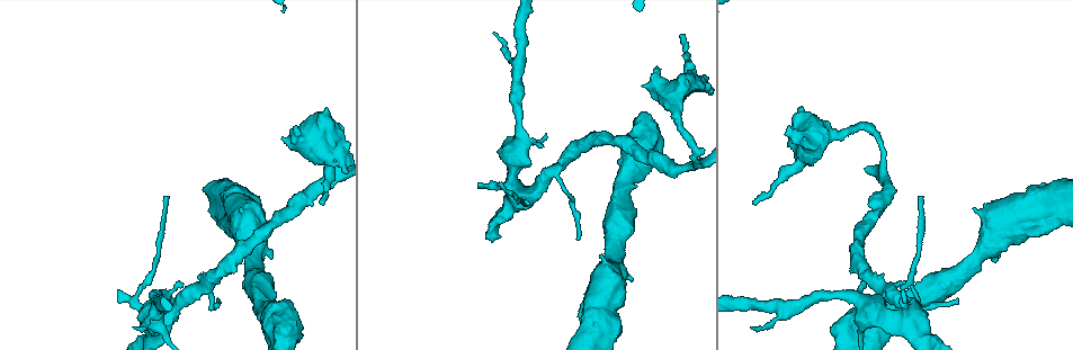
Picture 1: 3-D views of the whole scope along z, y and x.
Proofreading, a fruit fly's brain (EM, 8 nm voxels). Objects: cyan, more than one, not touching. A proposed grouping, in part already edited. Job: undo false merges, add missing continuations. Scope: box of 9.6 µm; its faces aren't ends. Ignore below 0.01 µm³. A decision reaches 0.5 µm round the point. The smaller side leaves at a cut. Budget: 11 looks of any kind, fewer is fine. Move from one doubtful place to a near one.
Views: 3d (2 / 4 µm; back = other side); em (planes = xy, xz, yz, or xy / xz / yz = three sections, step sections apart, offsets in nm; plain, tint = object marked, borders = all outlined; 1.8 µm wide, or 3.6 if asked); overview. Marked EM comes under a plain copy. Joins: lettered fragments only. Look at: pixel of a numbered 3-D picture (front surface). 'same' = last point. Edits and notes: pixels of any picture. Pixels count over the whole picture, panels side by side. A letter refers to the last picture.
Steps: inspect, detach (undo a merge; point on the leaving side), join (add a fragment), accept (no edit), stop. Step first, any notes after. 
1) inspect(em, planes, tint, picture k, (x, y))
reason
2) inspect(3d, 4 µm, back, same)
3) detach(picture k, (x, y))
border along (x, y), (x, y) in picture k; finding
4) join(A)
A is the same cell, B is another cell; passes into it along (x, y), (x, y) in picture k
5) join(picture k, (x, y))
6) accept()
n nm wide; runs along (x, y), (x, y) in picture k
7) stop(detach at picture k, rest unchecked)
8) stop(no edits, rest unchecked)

inspect(em, planes, borders, picture 1, (656, 68))
branch stops here

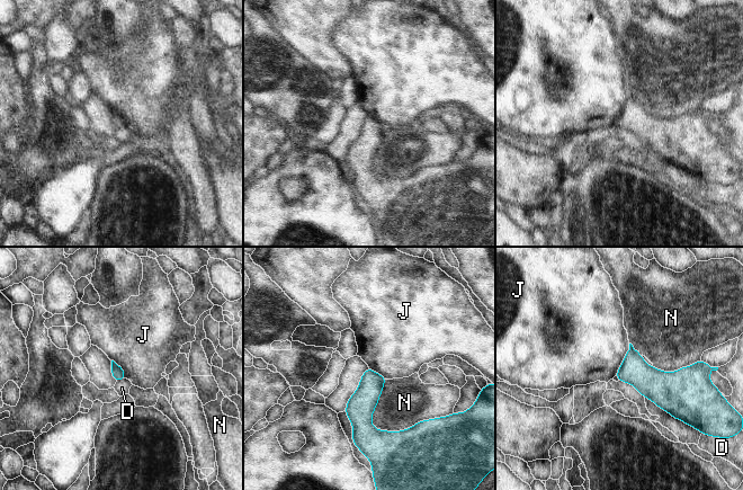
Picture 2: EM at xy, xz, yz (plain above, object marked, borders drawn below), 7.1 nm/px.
accept()
N touches over 460 nm; D, J and N are other cells; no lettered fragment goes on from it

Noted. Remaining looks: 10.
inspect(3d, 2 µm, picture 1, (323, 204))
thin end

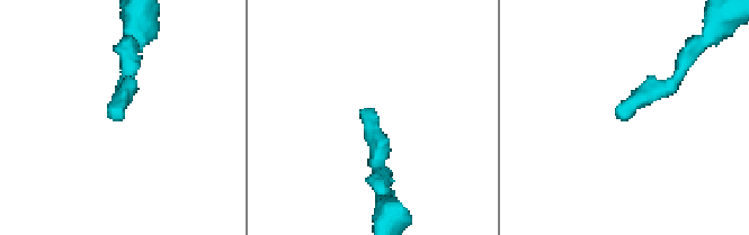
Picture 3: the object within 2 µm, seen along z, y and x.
inspect(em, xz, step 4, borders, picture 3, (367, 109))
now the EM

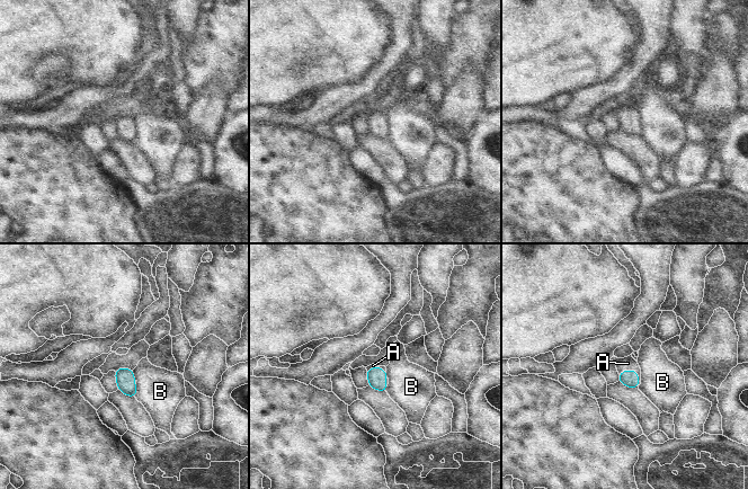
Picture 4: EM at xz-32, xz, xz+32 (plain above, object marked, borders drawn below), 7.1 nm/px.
inspect(em, planes, borders, same)

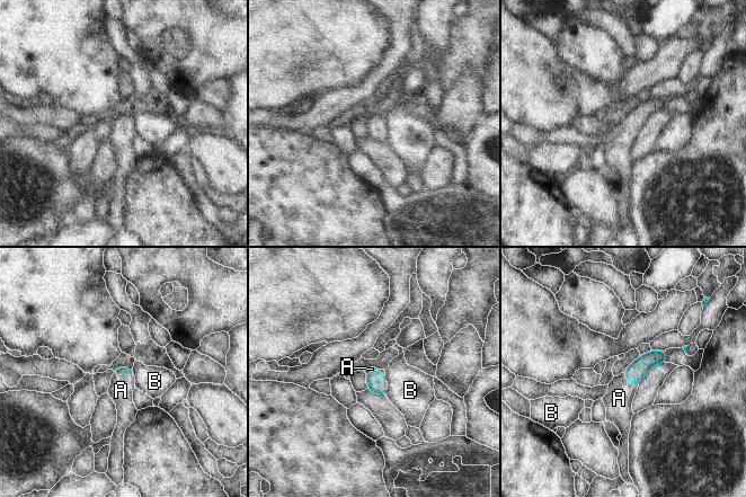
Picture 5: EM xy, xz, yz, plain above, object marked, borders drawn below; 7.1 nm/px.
join(A)
A is the same cell, B is another cell; passes into it along (121, 372), (124, 376), (121, 390) in picture 5; the cell continues

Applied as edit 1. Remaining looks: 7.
inspect(em, xz, step 4, tint, picture 1, (905, 298))
sharp bend

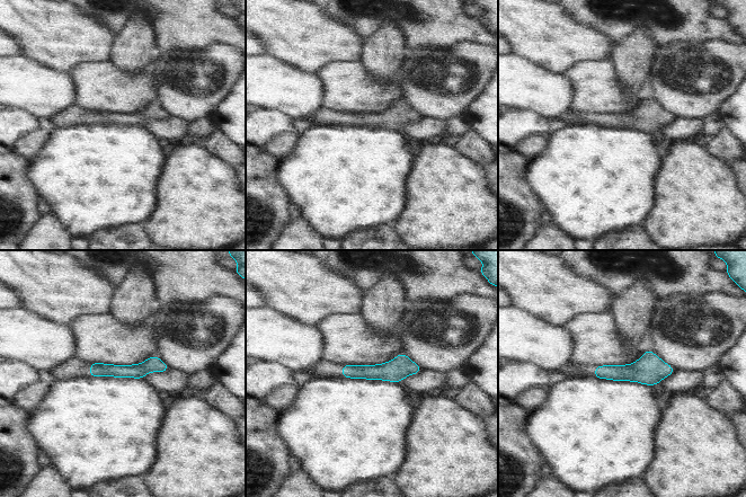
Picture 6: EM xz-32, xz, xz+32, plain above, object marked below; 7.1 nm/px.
inspect(em, planes, borders, same)
another direction

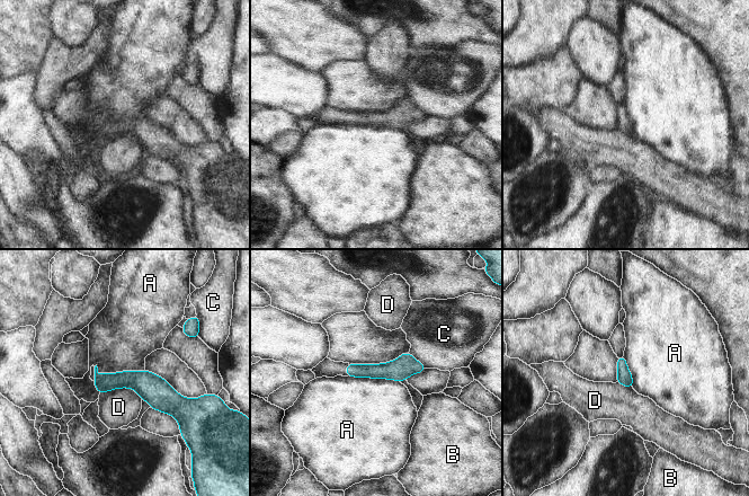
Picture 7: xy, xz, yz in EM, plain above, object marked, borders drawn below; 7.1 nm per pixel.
accept()
A, B, C and D are other cells; runs along (97, 377), (140, 380), (181, 410) in picture 7; all the same cell

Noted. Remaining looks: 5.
inspect(em, yz, step 16, borders, picture 1, (135, 327))
free end

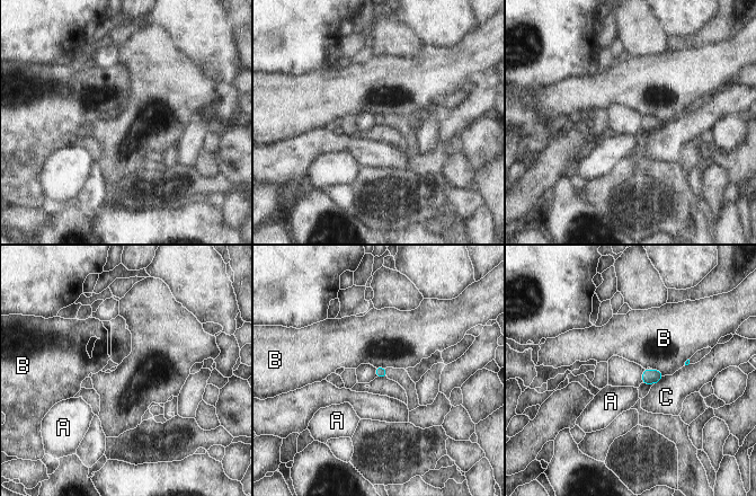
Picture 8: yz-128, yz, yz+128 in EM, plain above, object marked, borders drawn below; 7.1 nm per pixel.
accept()
A, B and C are other cells; no lettered fragment goes on from it

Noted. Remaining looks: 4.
stop(join at picture 5, rest unchecked)

